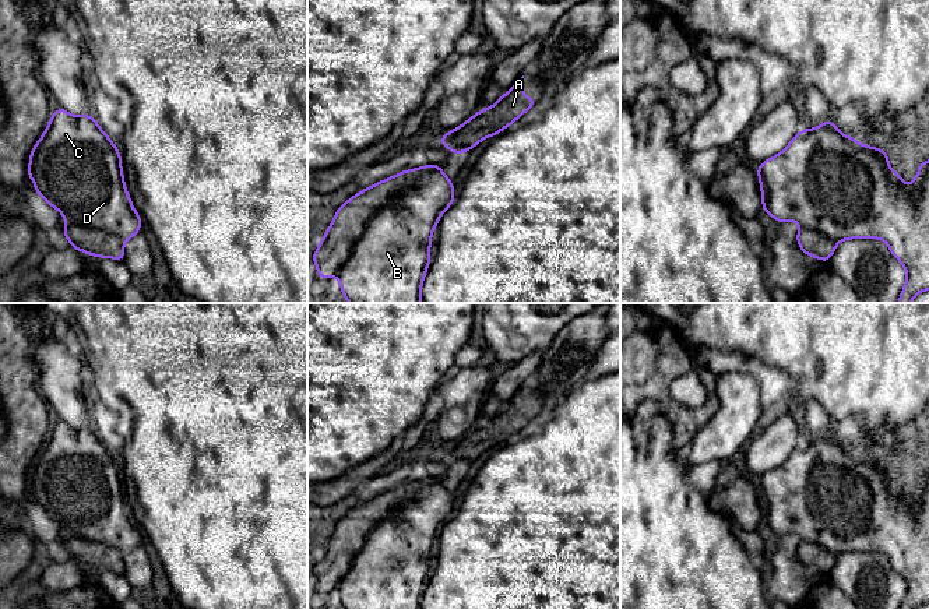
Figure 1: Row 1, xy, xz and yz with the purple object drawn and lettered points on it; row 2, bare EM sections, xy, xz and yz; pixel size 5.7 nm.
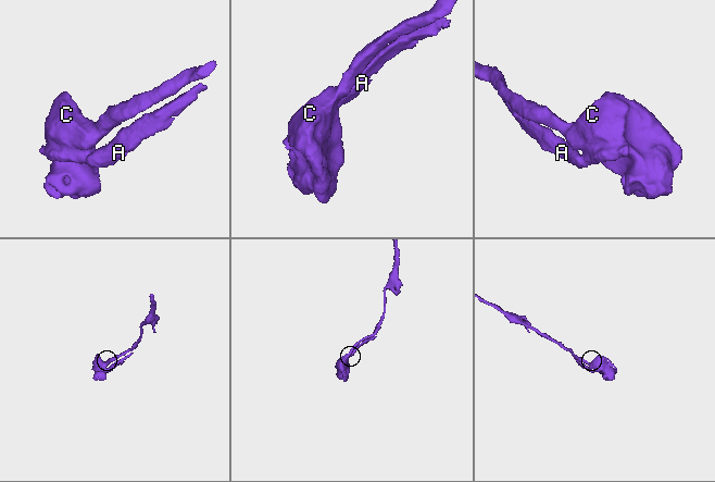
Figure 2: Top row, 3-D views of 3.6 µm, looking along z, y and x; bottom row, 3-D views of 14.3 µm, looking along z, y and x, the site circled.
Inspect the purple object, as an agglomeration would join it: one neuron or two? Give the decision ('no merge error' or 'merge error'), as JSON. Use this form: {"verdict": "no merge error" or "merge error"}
{"verdict": "merge error"}

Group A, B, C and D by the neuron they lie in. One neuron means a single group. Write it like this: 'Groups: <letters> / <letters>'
Groups: A / B C D

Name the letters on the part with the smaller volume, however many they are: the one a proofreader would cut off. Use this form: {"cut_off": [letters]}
{"cut_off": ["A"]}

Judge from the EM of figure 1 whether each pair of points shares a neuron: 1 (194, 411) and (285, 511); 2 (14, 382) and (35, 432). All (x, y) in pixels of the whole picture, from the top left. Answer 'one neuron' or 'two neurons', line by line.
1: one neuron
2: one neuron

